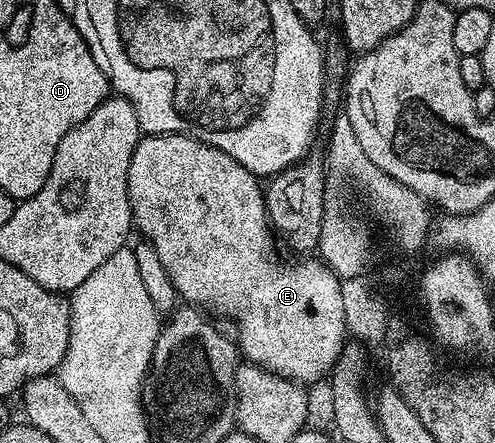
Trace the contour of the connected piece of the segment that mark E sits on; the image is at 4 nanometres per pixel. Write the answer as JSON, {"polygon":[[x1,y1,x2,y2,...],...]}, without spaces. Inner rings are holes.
{"polygon":[[154,133,142,136,138,141,135,151,131,155,131,163,127,171,127,187,129,188,129,202,133,212,133,224,139,230,144,240,151,247,155,247,159,260,163,267,167,267,167,275,171,275,171,283,177,288,180,300,193,307,200,307,214,314,226,313,237,324,235,340,240,356,246,362,261,365,273,373,280,373,296,382,314,383,328,378,333,372,333,364,341,355,341,350,346,348,347,330,343,311,343,295,341,294,341,281,320,259,297,259,294,265,280,265,277,257,273,254,273,241,275,234,269,223,269,216,265,210,265,194,259,178,247,171,231,155,211,147,207,143,197,141,189,133]]}

